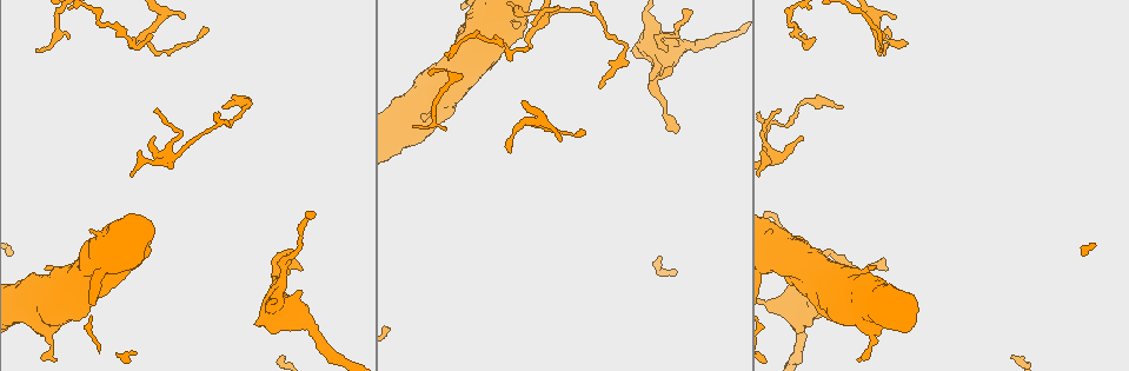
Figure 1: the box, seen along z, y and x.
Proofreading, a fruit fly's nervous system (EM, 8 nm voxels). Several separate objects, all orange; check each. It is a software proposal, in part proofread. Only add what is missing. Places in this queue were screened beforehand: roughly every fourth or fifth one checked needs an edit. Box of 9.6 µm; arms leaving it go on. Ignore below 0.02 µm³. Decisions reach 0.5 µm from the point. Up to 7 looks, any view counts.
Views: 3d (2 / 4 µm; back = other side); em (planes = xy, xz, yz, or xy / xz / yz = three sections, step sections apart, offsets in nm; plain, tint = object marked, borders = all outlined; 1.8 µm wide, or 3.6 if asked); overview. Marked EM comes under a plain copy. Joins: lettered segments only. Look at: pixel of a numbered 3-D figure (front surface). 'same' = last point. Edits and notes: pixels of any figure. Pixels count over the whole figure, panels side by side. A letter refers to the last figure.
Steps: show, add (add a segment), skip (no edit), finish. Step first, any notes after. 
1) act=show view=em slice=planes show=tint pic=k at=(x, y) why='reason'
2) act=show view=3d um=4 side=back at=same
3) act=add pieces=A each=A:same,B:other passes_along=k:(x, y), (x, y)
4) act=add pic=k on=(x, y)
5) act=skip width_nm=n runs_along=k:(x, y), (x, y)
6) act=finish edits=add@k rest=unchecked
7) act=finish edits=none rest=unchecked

act=show view=em slice=planes show=borders pic=1 at=(510, 153) why='thin end'

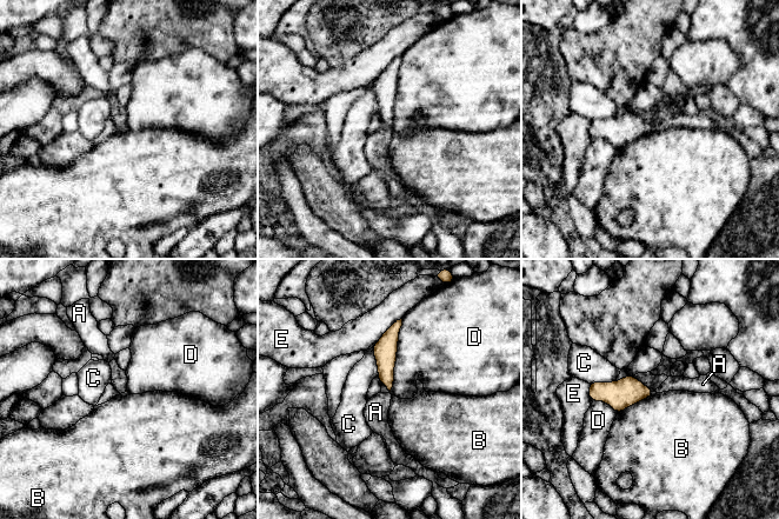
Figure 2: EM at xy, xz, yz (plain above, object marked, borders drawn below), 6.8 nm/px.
act=skip longest_contact=D:500nm each=A:other,B:other,C:other,D:other,E:other found='no lettered segment goes on from it'

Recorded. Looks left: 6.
act=show view=em slice=planes show=borders pic=1 at=(843, 107) why='an open end'

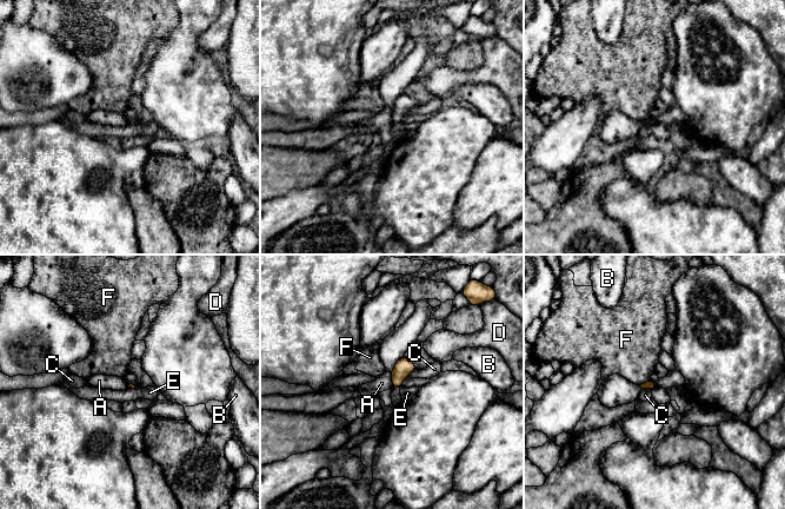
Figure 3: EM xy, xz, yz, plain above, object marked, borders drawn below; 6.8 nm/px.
act=skip each=A:other,B:other,C:other,D:other,E:other,F:other border=3:(656, 387), (651, 390) found='no lettered segment goes on from it'

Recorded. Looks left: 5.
act=show view=em slice=planes show=borders pic=1 at=(153, 140) why='thin end'

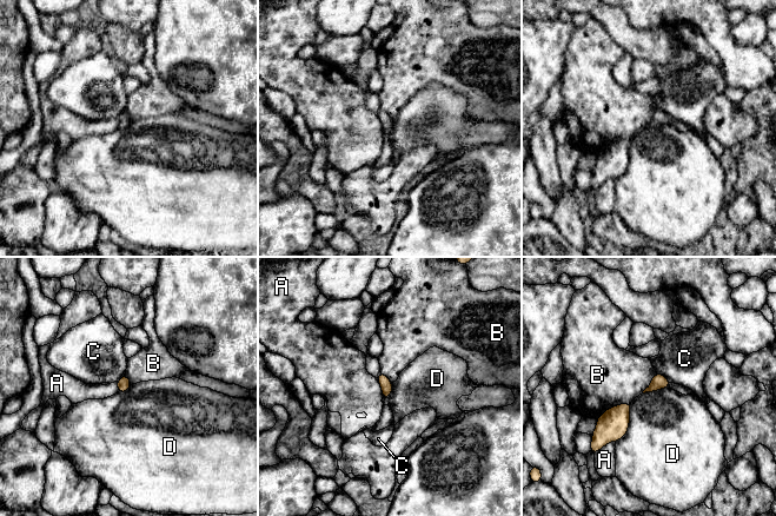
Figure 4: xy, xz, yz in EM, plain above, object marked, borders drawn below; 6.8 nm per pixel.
act=skip each=A:other,B:other,C:other,D:other border=4:(631, 403), (629, 428), (616, 442) found='no lettered segment goes on from it'

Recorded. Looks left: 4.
act=finish edits=none rest=unchecked

